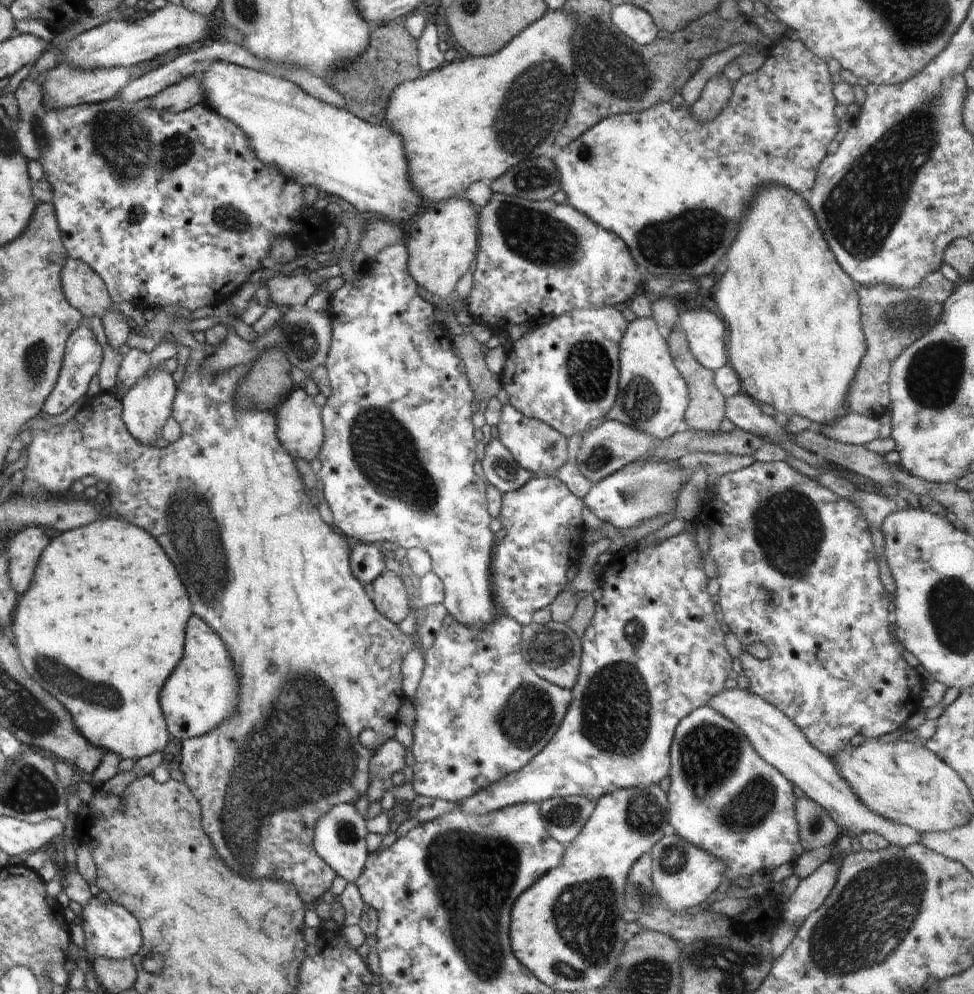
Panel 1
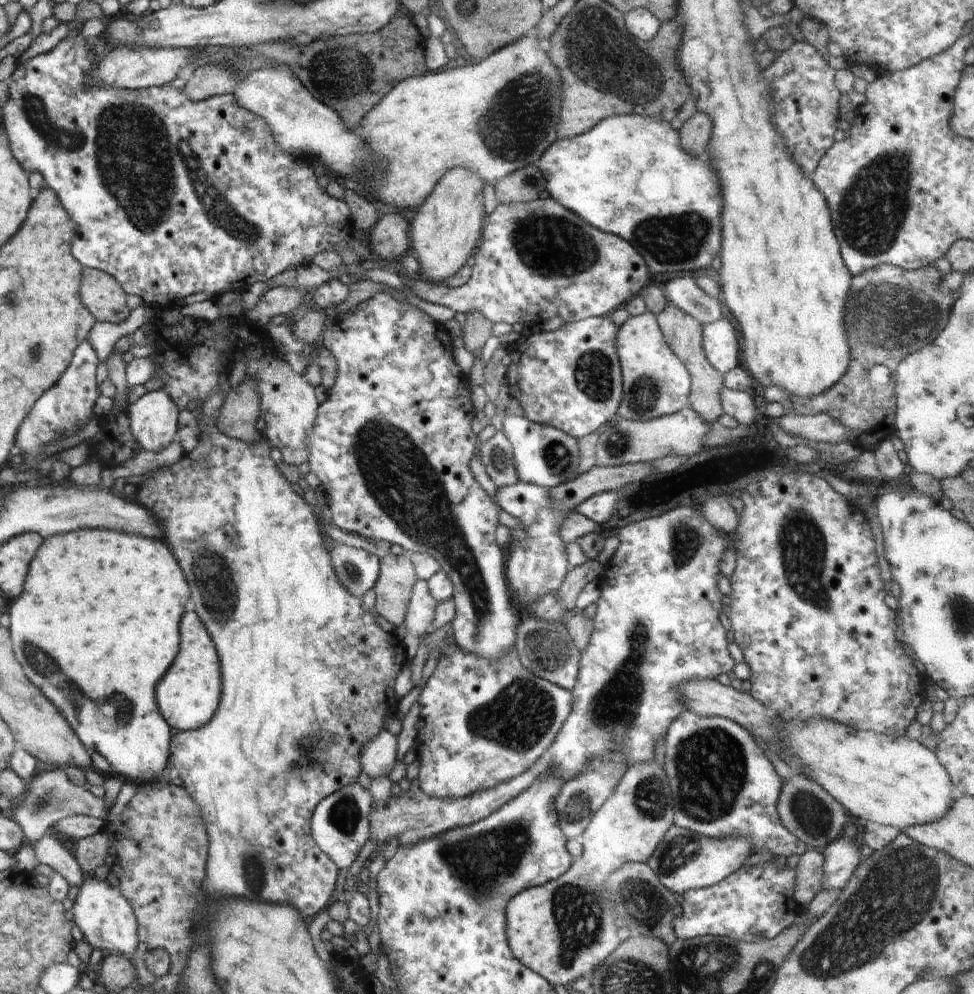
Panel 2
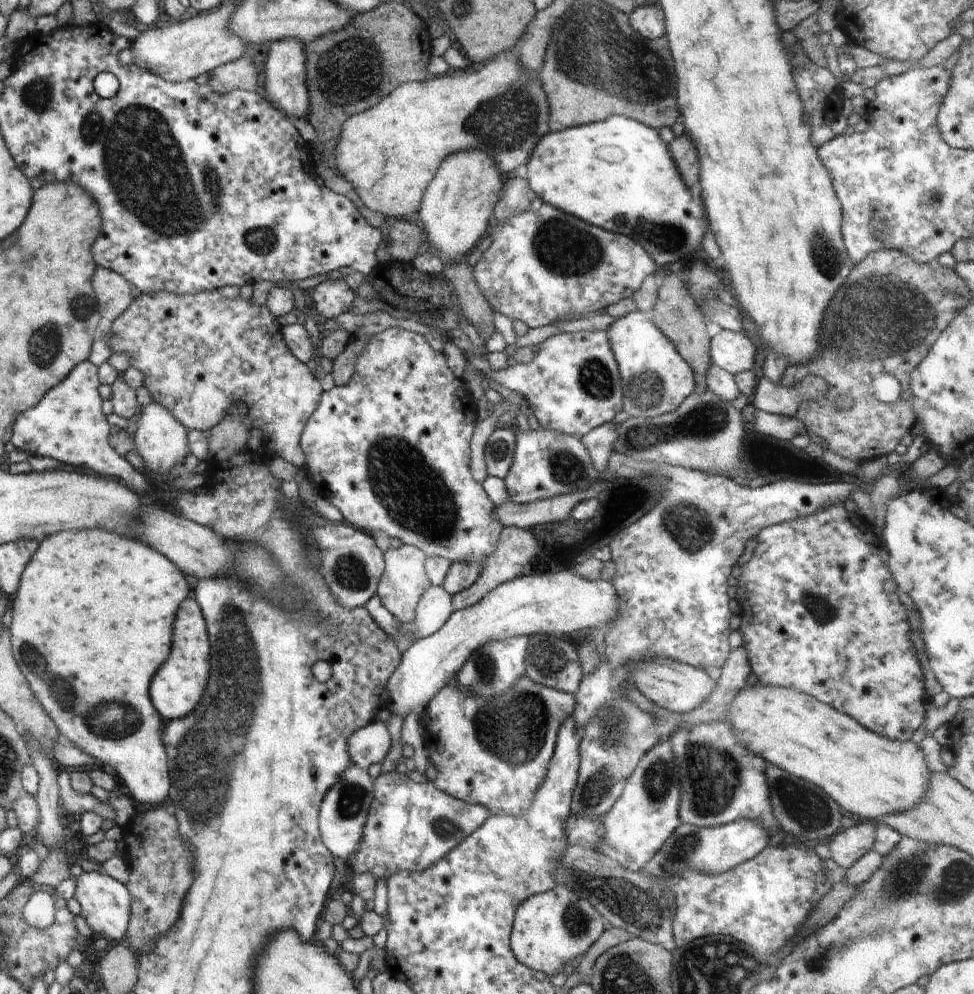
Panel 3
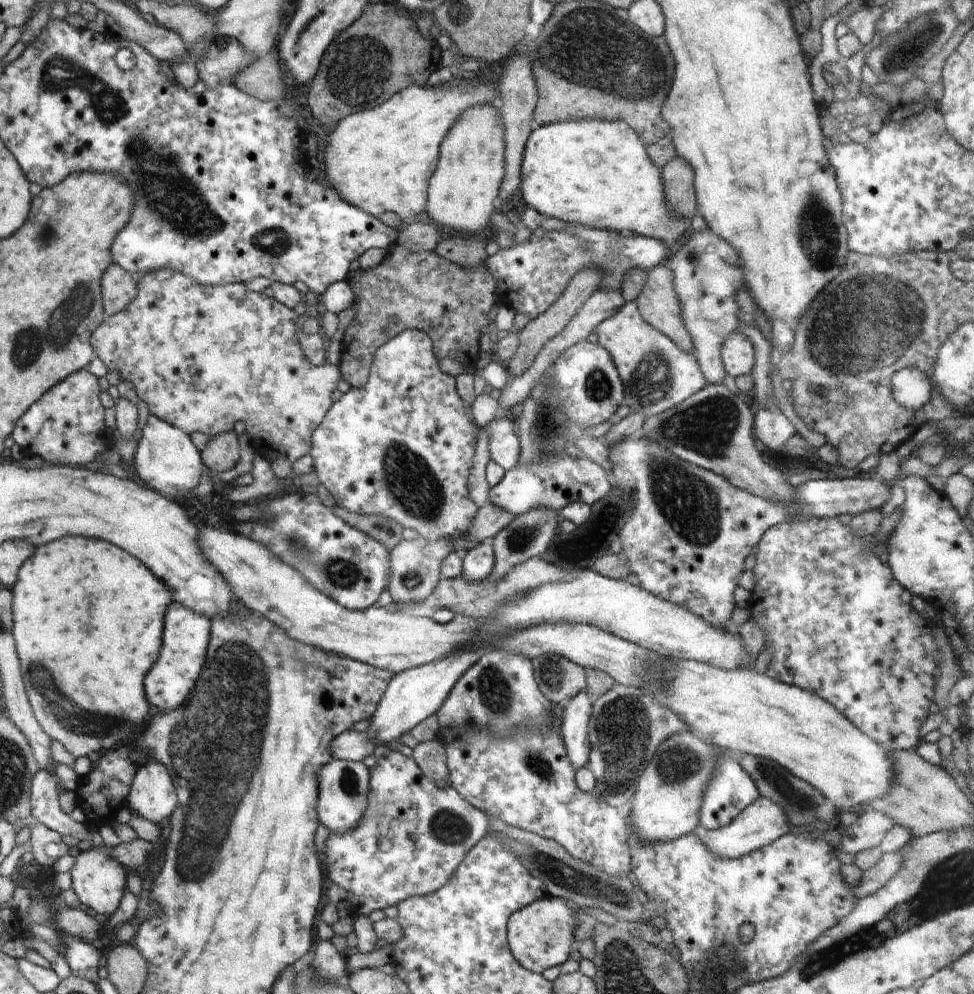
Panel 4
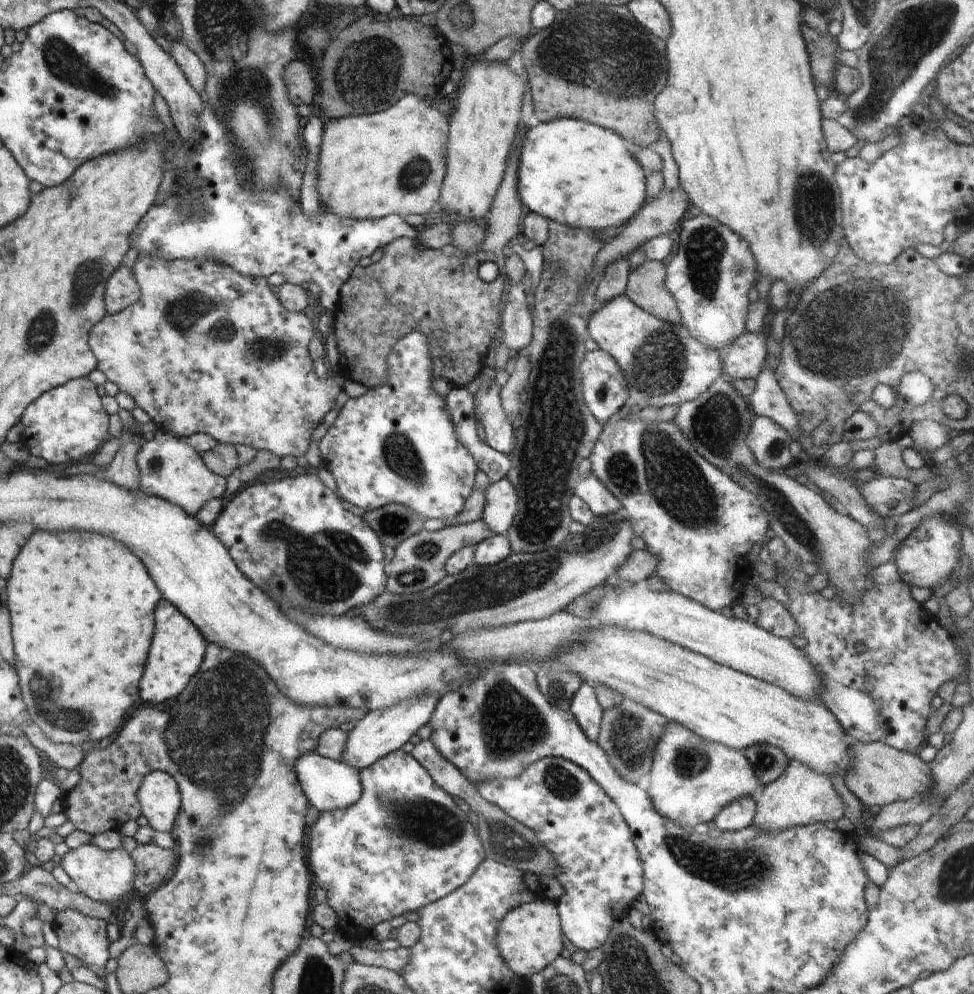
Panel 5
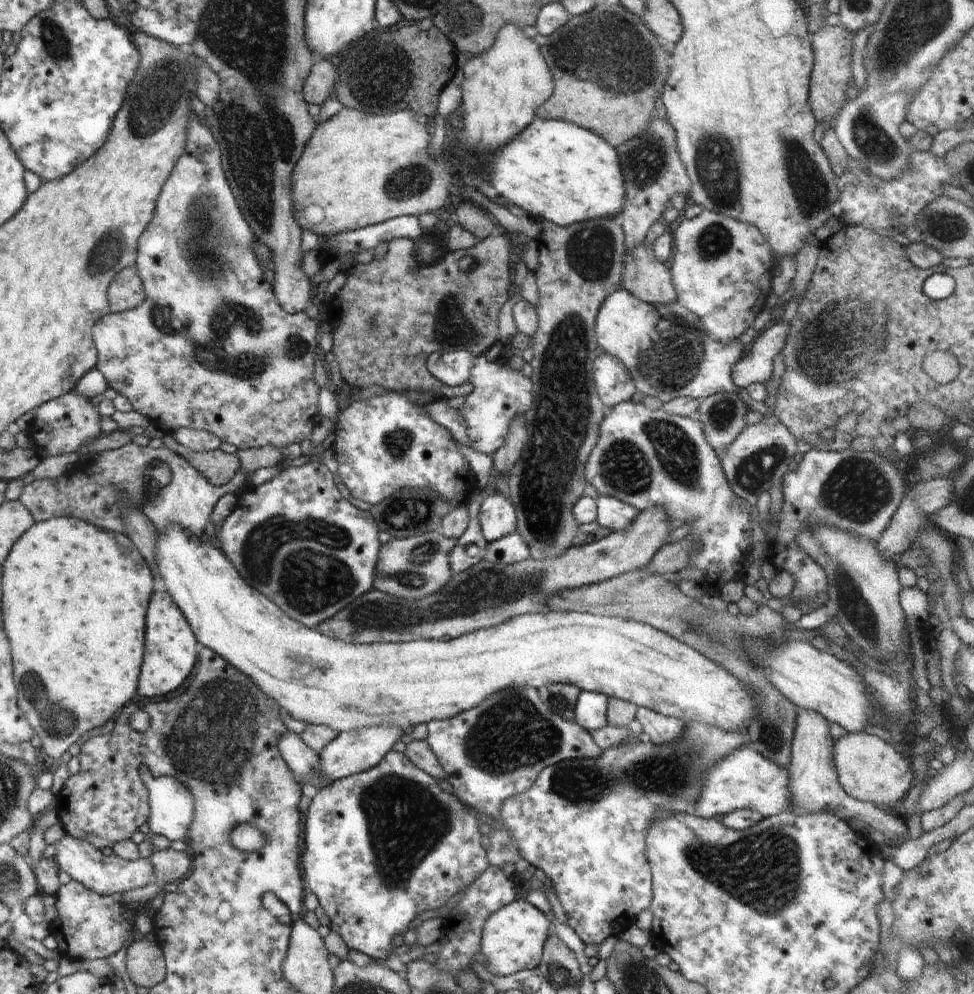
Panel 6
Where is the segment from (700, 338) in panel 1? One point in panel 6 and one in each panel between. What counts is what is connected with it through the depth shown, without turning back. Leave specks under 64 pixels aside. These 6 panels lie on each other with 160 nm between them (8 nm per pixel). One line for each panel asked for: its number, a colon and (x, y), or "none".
2: (719, 340)
3: (733, 352)
4: (738, 355)
5: (745, 360)
6: (756, 365)

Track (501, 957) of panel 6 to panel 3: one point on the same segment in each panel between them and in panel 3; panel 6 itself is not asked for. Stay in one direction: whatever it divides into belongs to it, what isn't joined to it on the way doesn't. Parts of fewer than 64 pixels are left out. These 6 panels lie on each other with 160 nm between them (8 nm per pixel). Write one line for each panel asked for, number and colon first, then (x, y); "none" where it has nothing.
3: (551, 928)
4: (540, 935)
5: (529, 937)

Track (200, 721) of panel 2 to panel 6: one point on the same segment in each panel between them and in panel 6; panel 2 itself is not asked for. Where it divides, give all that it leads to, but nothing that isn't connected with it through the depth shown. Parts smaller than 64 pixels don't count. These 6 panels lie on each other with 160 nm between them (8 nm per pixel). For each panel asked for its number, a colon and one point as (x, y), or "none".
3: (183, 677)
4: (186, 634)
5: (178, 648)
6: (171, 650)

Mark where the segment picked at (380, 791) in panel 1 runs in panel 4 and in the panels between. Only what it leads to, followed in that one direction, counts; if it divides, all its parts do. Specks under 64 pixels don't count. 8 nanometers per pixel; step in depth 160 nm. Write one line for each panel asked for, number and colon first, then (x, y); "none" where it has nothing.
2: (378, 757)
3: (370, 744)
4: (349, 745)

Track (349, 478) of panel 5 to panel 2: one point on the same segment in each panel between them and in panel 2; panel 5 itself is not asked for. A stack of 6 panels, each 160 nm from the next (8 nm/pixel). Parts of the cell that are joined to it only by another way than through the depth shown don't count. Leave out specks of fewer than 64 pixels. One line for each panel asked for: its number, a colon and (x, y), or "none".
2: (392, 443)
3: (391, 450)
4: (402, 446)

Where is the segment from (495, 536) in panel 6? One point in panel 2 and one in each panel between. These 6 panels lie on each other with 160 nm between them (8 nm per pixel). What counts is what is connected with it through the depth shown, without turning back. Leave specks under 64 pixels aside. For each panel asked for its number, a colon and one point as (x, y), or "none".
2: (544, 456)
3: (546, 464)
4: (564, 480)
5: (501, 501)

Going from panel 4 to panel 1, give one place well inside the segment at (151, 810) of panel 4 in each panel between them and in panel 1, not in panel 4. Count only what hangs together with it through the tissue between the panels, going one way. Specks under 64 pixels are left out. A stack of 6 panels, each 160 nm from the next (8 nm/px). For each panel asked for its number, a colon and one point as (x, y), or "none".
1: (102, 627)
2: (117, 633)
3: (96, 609)

